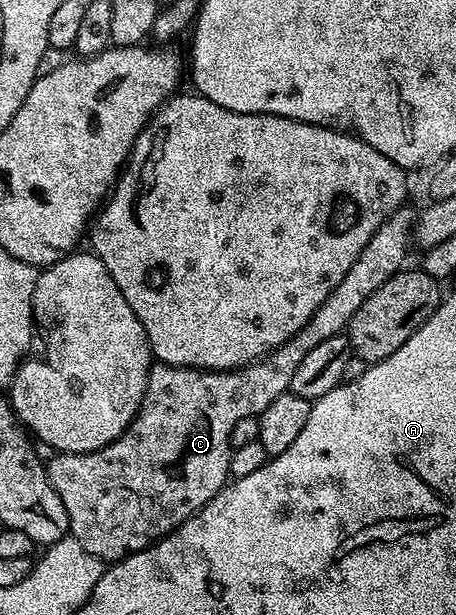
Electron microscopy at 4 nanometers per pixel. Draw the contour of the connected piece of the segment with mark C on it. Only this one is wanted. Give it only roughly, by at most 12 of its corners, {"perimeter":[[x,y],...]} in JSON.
{"perimeter":[[417,211],[237,370],[153,365],[122,436],[47,459],[71,537],[105,564],[230,481],[232,429],[405,265]]}

